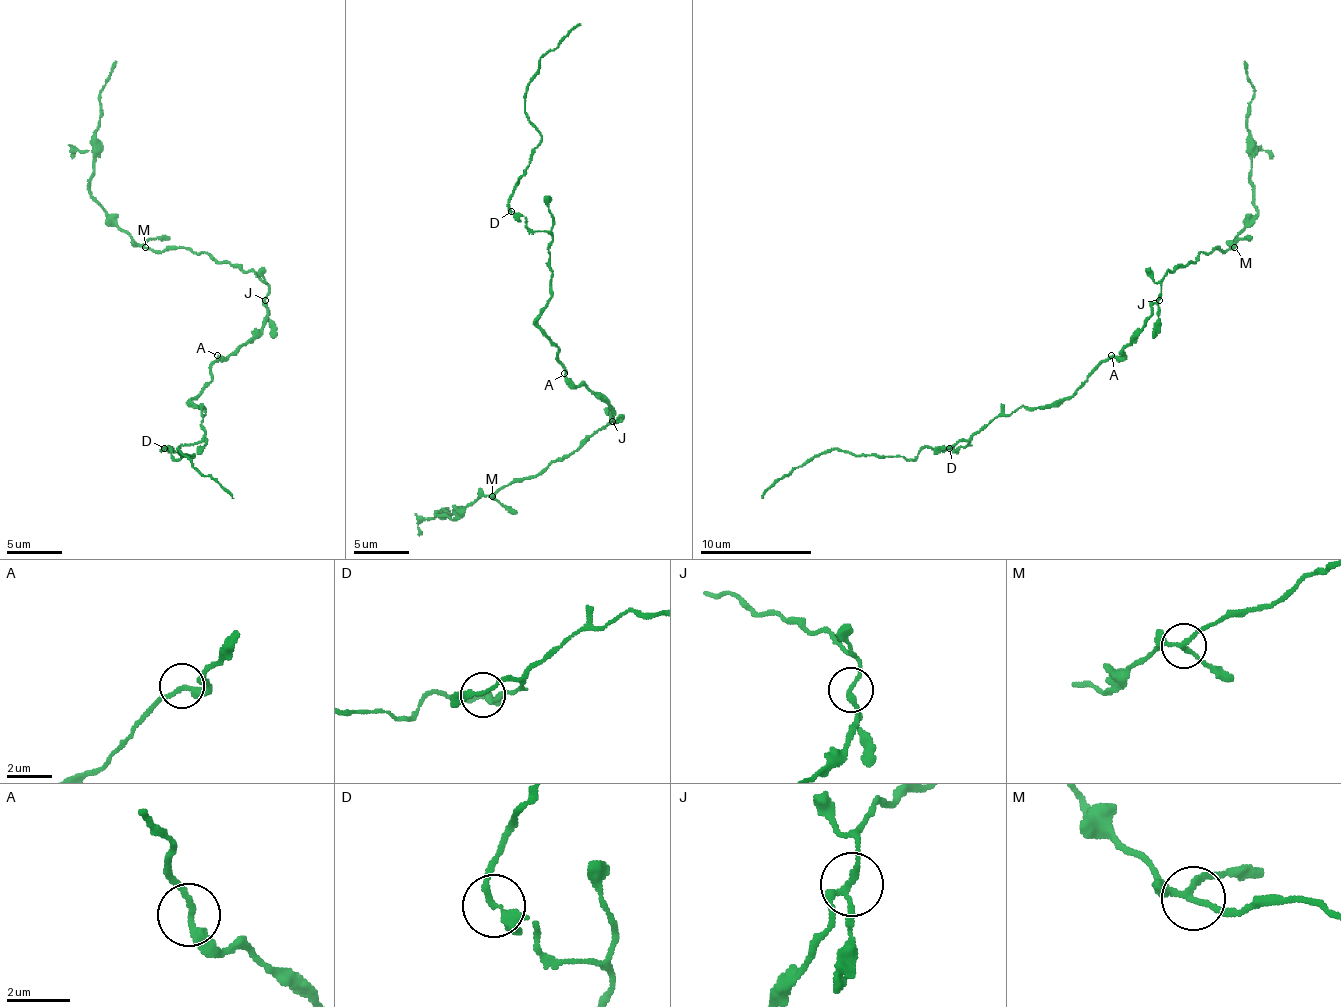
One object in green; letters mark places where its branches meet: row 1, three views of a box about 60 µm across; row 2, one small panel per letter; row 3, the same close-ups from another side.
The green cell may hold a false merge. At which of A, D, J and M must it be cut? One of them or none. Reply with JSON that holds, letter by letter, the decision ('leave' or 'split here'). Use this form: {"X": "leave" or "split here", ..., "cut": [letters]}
{"A": "leave", "D": "leave", "J": "leave", "M": "leave", "cut": []}

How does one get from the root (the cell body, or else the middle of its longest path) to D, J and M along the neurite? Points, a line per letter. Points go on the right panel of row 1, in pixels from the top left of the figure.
D: (1117, 358), (1103, 361), (1070, 397), (997, 414), (970, 444), (950, 447)
J: (1117, 358), (1145, 328), (1150, 308), (1159, 300)
M: (1117, 358), (1145, 328), (1170, 272), (1214, 247), (1234, 247)

